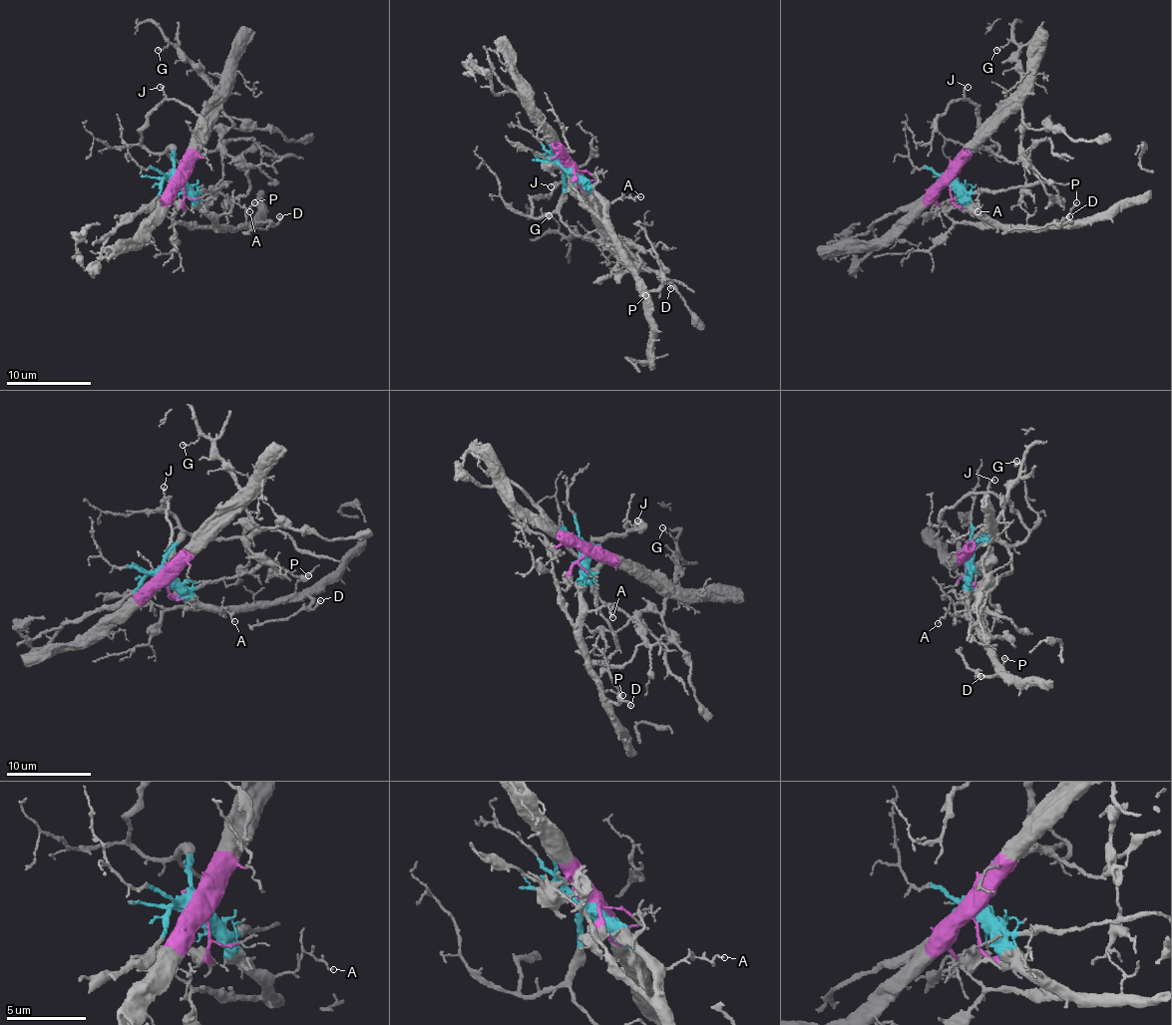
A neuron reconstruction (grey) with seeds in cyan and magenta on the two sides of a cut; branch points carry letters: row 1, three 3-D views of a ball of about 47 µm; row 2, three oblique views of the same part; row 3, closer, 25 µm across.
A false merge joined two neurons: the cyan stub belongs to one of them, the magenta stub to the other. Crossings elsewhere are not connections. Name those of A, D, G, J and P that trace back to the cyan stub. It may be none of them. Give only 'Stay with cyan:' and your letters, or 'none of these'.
Stay with cyan: A, D, J, P

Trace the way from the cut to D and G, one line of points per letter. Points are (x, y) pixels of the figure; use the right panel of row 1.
D: (949, 177), (949, 181), (982, 215), (1001, 223), (1067, 226), (1072, 221), (1061, 223), (1069, 215)
G: (949, 177), (954, 161), (1021, 82), (1018, 48), (1008, 42), (995, 50)

